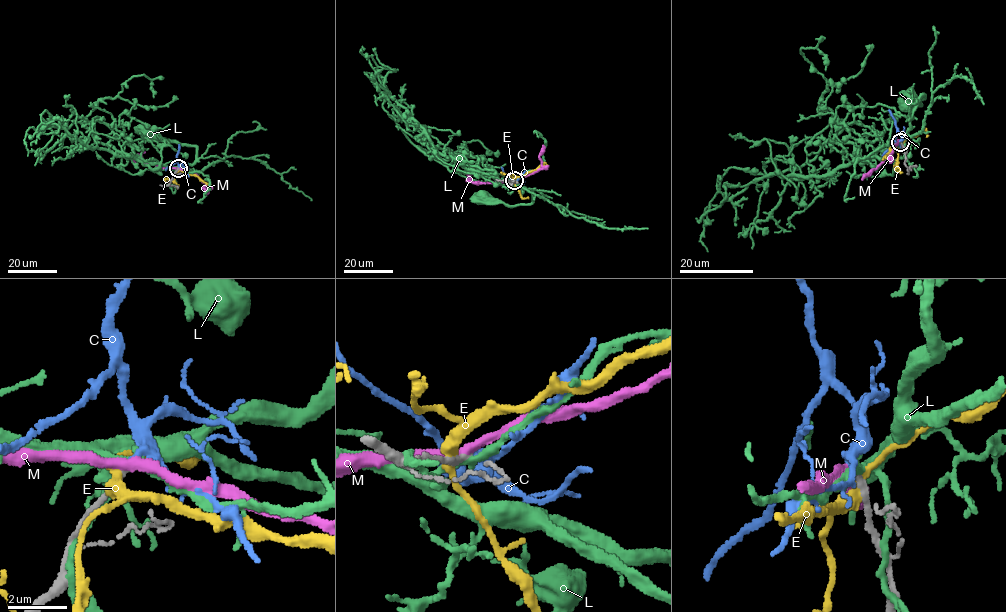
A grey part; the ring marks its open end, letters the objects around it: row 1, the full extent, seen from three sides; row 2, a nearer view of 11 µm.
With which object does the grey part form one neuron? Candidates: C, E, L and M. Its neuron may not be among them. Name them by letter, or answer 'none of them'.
C

